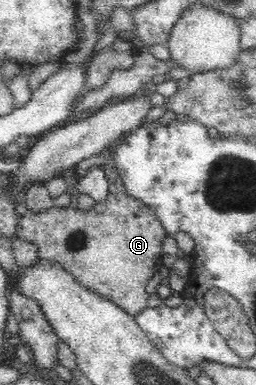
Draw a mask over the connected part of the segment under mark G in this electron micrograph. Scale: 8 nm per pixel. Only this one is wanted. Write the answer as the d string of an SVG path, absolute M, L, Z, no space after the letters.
M103 166L103 169L109 179L109 194L105 202L96 202L90 211L81 211L71 207L65 207L59 211L53 206L43 212L28 210L17 222L16 236L25 242L35 244L38 248L38 258L58 264L79 284L93 292L100 293L127 314L135 317L148 307L149 294L146 293L145 288L147 288L148 280L151 280L162 265L161 245L167 233L151 208L126 194L122 178L115 169L110 166Z

